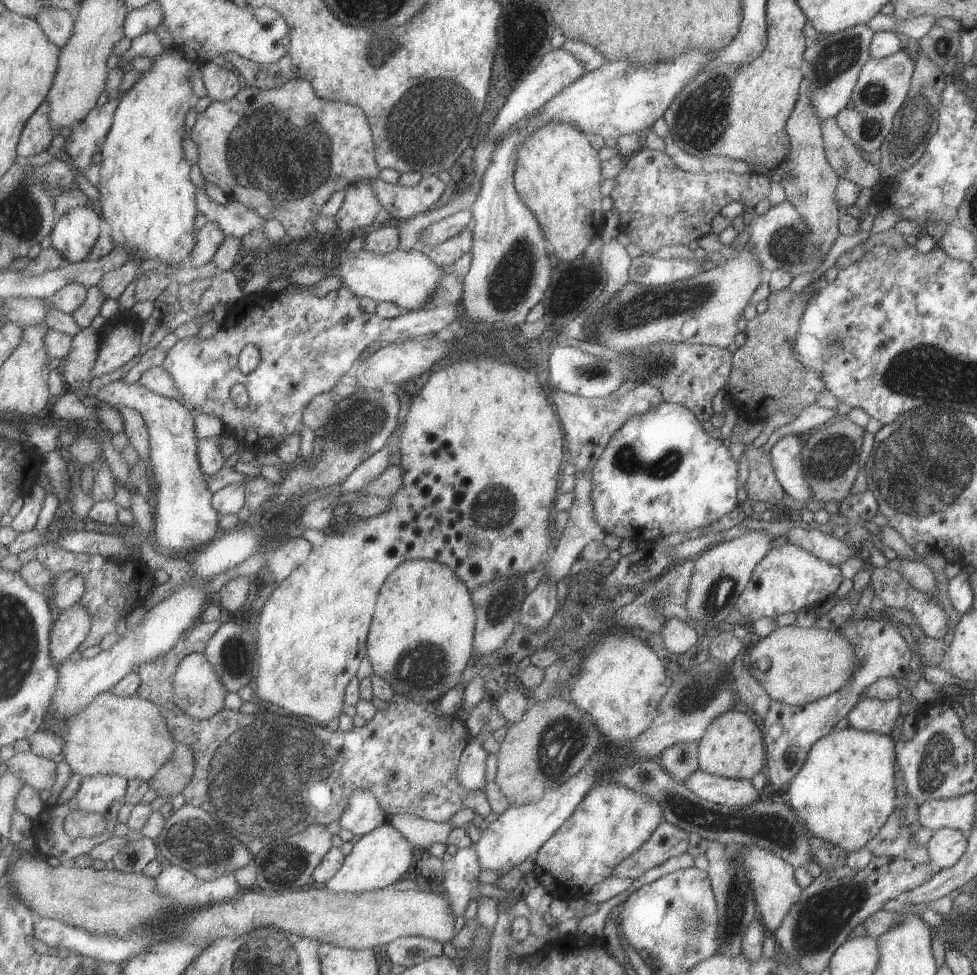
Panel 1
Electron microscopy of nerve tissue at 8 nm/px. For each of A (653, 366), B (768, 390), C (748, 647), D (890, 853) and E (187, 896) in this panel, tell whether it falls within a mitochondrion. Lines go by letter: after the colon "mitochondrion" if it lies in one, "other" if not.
A: mitochondrion
B: other
C: other
D: other
E: mitochondrion

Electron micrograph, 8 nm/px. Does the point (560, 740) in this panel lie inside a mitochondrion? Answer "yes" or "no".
yes

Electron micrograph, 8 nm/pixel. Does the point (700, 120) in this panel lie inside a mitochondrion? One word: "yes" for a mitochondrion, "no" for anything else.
yes

